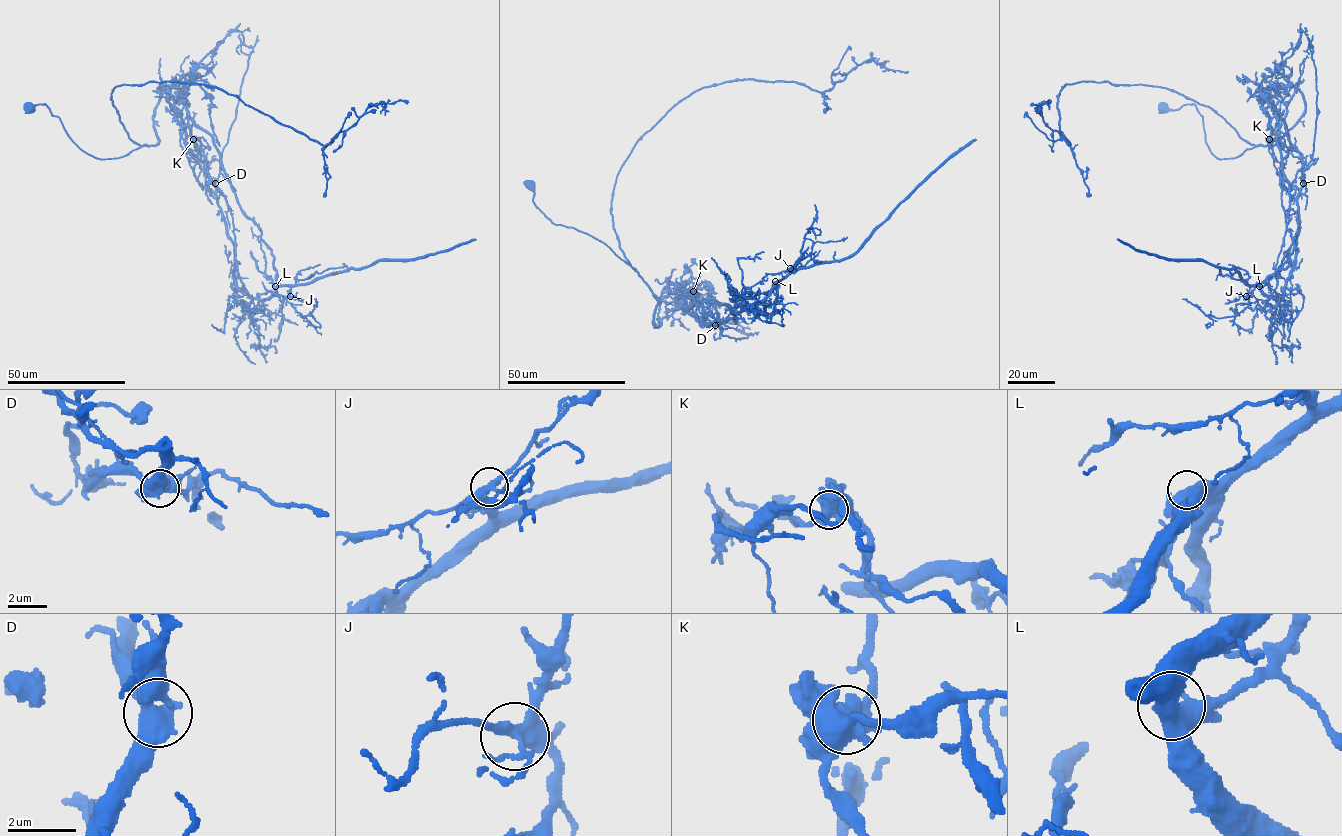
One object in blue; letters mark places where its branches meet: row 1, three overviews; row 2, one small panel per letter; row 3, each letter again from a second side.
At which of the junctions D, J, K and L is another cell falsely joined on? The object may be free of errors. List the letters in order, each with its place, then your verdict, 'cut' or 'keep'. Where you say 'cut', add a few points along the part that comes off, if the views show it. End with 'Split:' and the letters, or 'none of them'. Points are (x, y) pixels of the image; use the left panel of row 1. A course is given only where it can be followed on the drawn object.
D: place (215, 183); keep
J: place (290, 296); keep
K: place (193, 139); cut; course (194, 139), (161, 88), (136, 144), (113, 88), (214, 86), (322, 145), (408, 102)
L: place (275, 286); keep
Split: K

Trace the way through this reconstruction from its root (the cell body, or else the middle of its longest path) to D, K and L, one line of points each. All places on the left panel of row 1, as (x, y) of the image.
D: (30, 107), (45, 104), (82, 150), (114, 159), (158, 142), (162, 88), (186, 147), (215, 183)
K: (30, 107), (45, 104), (82, 150), (114, 159), (158, 142), (162, 88), (181, 120), (185, 107), (194, 139)
L: (30, 107), (114, 159), (158, 142), (162, 88), (216, 189), (236, 286), (260, 299), (275, 286)

